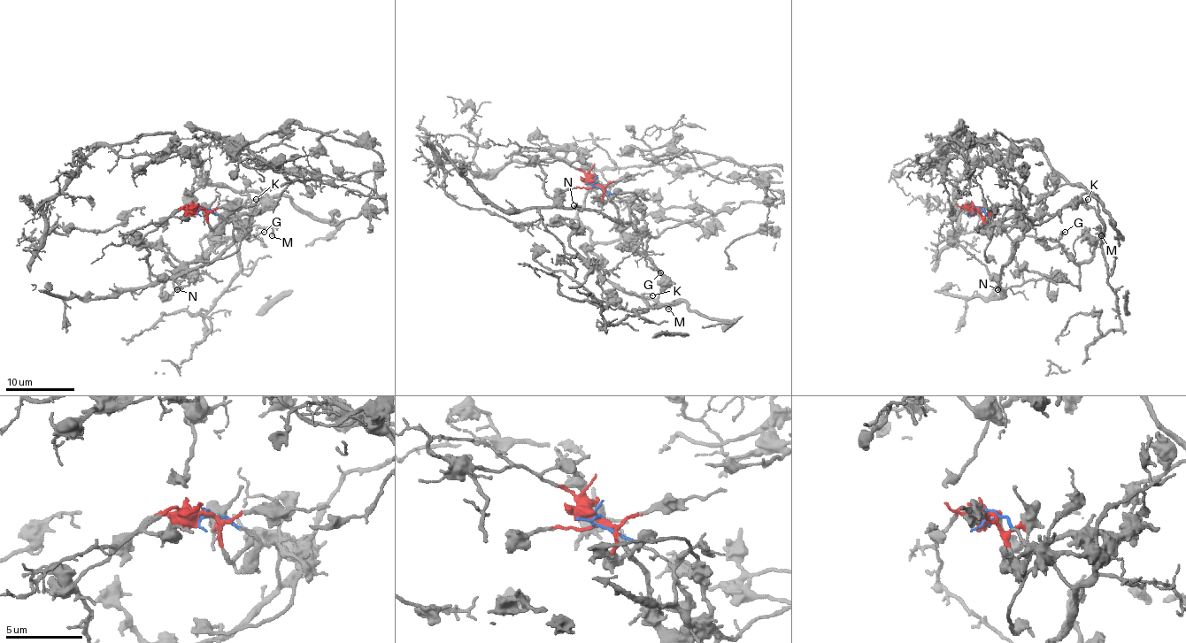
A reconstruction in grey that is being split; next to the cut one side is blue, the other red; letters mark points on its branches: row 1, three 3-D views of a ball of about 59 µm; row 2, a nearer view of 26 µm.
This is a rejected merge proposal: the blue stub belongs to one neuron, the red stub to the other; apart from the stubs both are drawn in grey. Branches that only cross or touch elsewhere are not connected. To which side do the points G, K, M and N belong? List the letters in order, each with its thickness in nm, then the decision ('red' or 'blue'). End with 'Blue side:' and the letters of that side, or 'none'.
G: calibre 100 nm; blue
K: calibre 130 nm; red
M: calibre 160 nm; red
N: calibre 120 nm; blue
Blue side: G, N

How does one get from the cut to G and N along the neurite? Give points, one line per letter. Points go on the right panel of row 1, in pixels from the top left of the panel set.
G: (975, 210), (984, 212), (993, 222), (998, 222), (1012, 240), (1033, 236), (1055, 241), (1066, 231)
N: (975, 210), (984, 212), (993, 222), (998, 222), (1012, 240), (1013, 255), (1002, 272), (998, 289)

